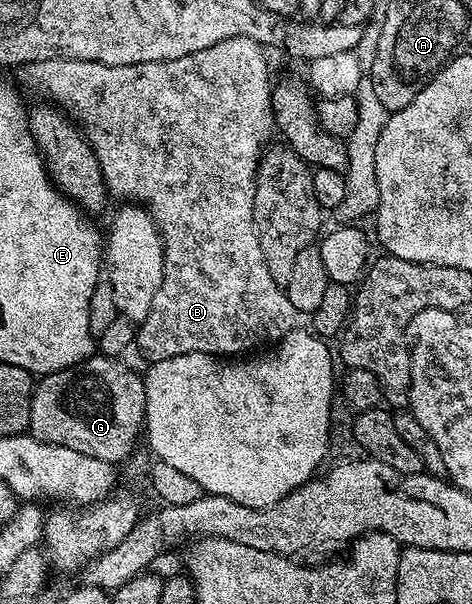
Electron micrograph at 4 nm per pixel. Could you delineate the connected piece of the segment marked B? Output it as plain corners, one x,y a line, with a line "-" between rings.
231,37
175,61
103,65
48,59
20,68
21,79
31,90
60,107
81,128
99,157
110,196
144,207
159,229
165,246
165,276
135,340
146,360
158,363
183,353
241,357
276,343
298,326
299,312
285,296
285,288
275,285
263,261
253,220
257,165
270,142
269,134
275,131
273,83
265,55
266,48
251,37

